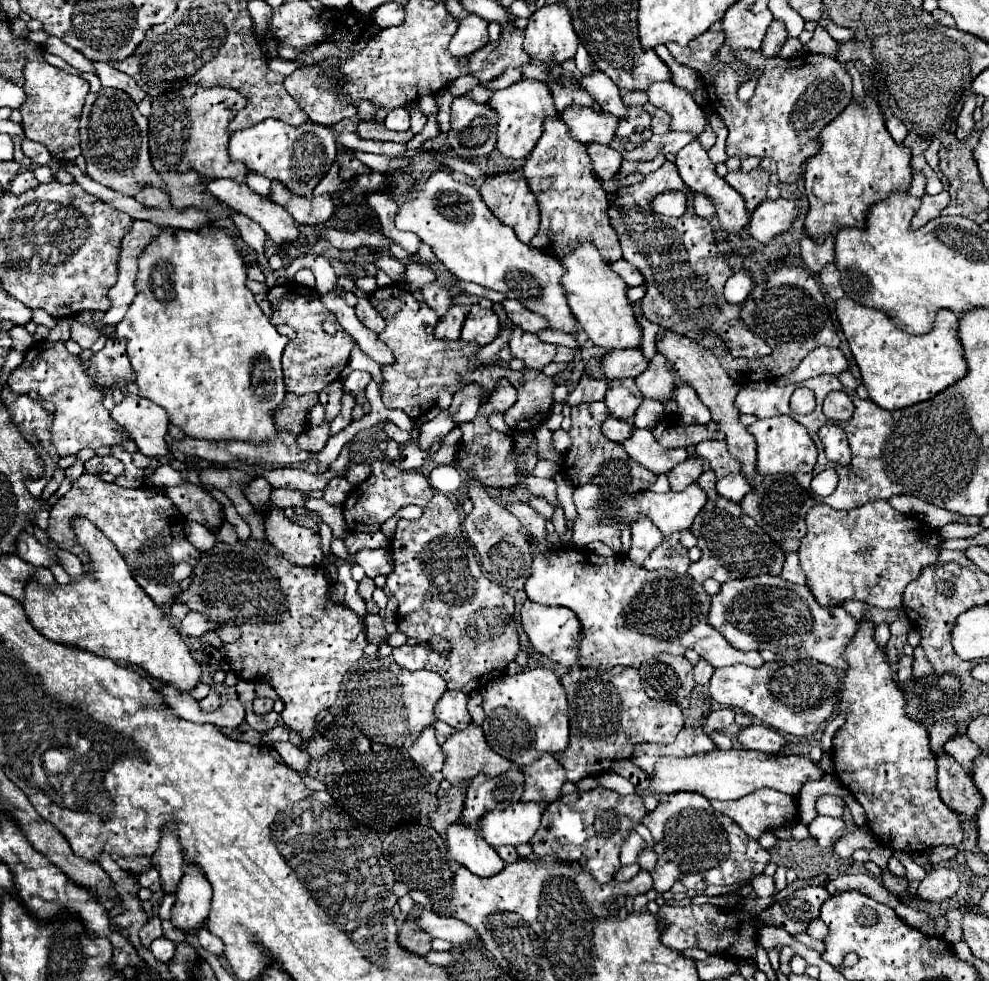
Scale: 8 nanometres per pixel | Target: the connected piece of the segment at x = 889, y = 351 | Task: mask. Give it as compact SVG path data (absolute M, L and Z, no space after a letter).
M850 297L836 301L836 315L856 365L860 367L864 387L870 399L882 409L894 411L926 401L966 375L962 347L956 337L958 315L950 309L940 309L940 313L936 313L934 327L926 335L904 333L896 329L896 323L884 311L864 307Z

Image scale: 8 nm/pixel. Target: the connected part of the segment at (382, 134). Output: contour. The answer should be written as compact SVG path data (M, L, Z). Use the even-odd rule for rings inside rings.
M364 119L364 121L360 121L356 133L358 133L358 137L372 139L372 141L410 141L414 137L412 131L408 131L408 133L390 131L388 127L384 127L384 123L380 123L376 119Z

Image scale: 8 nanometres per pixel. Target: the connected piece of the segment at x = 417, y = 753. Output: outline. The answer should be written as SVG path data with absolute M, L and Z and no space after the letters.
M426 727L420 737L412 743L412 747L408 749L408 755L422 765L426 771L434 773L442 769L444 763L444 753L440 749L440 745L436 743L436 735L434 735L434 727Z

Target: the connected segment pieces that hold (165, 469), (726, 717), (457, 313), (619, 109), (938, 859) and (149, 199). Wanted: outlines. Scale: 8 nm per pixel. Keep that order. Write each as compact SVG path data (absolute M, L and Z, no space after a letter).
M170 463L160 466L156 472L148 478L149 482L154 486L173 487L184 482L180 473L173 469Z
M720 709L720 711L710 713L704 725L704 731L708 735L712 735L714 731L726 731L734 723L734 715L736 715L734 709Z
M450 305L448 313L440 319L440 323L434 329L434 335L440 339L460 339L460 329L466 319L466 307L464 305Z
M596 71L594 75L584 77L582 87L594 97L604 113L612 113L618 119L628 115L628 109L620 99L620 89L616 89L616 85L612 85L612 81L604 73Z
M948 847L948 849L932 849L932 853L930 853L930 863L932 865L938 865L938 863L942 863L942 861L950 861L950 859L954 859L956 855L960 853L960 849L958 847Z
M146 185L140 189L140 193L134 195L136 201L144 203L146 207L158 207L158 209L170 209L170 199L162 189L156 189L152 185Z

